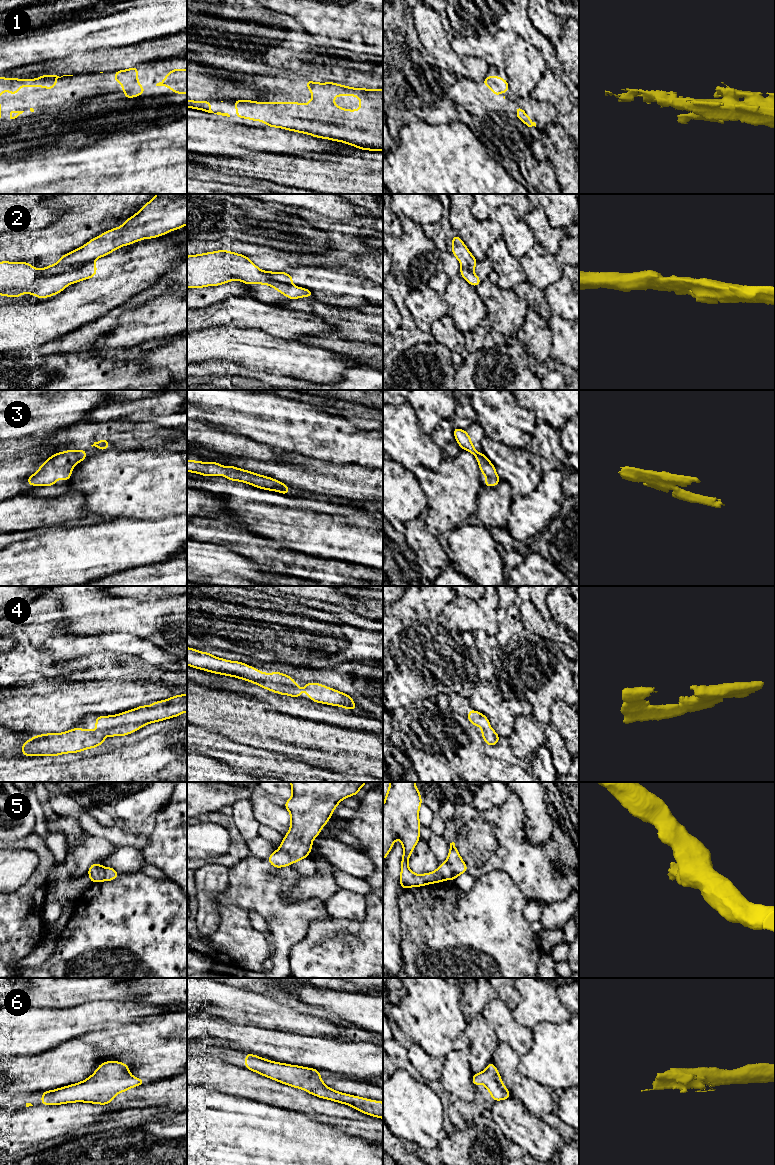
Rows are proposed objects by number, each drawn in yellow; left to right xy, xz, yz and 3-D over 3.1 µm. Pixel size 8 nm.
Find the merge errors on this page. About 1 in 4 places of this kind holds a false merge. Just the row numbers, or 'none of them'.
none of them

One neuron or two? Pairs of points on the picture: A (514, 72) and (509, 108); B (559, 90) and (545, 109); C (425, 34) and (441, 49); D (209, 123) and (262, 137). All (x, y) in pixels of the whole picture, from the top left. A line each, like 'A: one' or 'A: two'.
A: two
B: two
C: one
D: one

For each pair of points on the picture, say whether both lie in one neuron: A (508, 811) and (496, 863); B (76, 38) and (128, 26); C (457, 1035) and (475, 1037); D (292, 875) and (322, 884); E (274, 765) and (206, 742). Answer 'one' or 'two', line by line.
A: one
B: one
C: two
D: two
E: one

